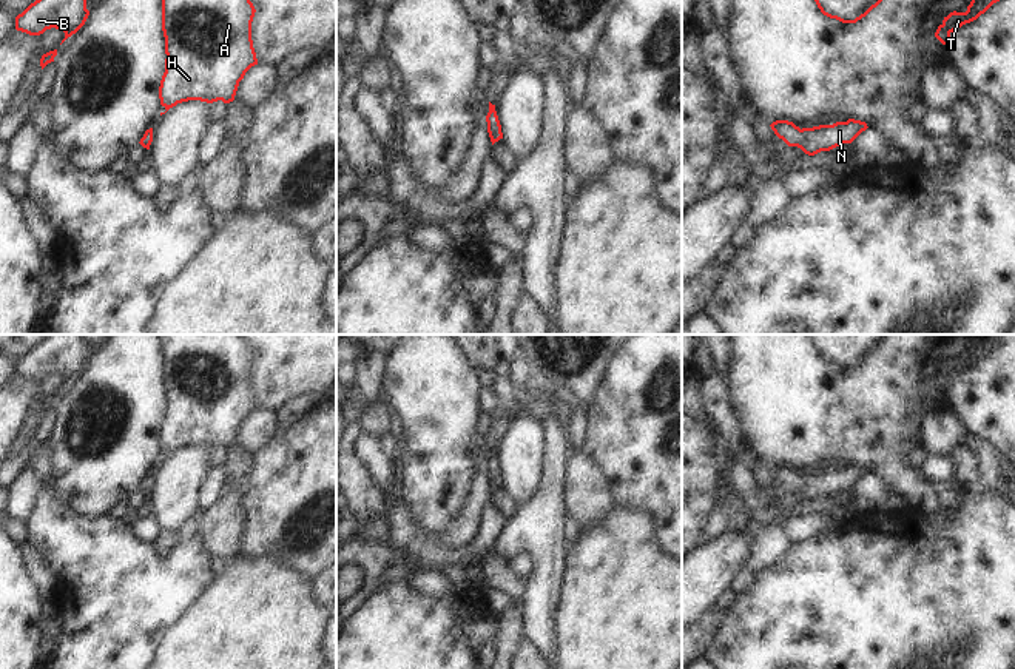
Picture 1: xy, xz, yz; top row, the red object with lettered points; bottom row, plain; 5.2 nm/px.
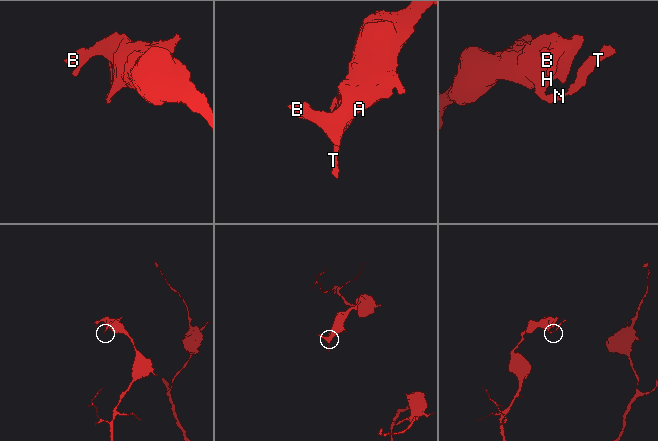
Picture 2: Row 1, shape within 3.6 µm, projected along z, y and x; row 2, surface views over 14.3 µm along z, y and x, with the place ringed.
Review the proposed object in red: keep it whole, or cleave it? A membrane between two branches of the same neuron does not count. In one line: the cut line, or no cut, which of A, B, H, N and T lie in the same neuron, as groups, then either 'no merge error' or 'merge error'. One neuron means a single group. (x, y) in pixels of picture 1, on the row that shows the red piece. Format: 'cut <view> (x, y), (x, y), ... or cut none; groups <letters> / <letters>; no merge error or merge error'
cut none; groups A B H N T; no merge error

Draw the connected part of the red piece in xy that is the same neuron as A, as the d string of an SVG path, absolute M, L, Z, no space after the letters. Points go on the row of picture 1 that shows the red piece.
M162 0L165 72L160 105L234 100L239 82L258 65L250 0Z

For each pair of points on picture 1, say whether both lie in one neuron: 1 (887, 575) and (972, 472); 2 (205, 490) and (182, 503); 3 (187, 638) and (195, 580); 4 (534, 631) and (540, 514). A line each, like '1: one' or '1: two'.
1: two
2: two
3: two
4: one

